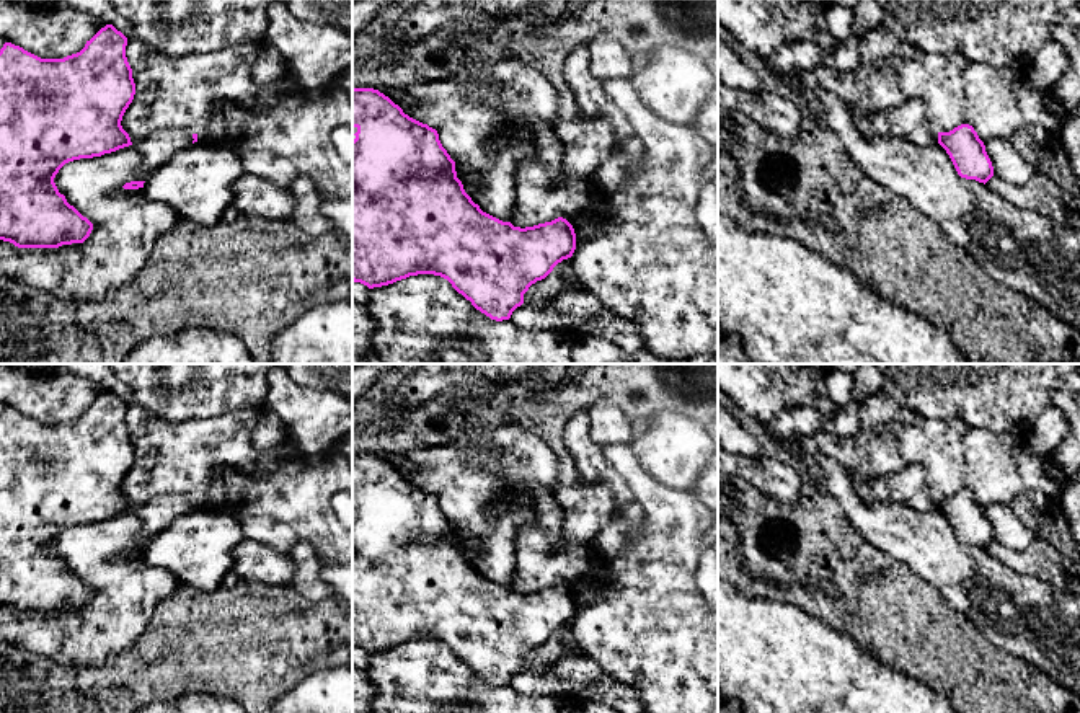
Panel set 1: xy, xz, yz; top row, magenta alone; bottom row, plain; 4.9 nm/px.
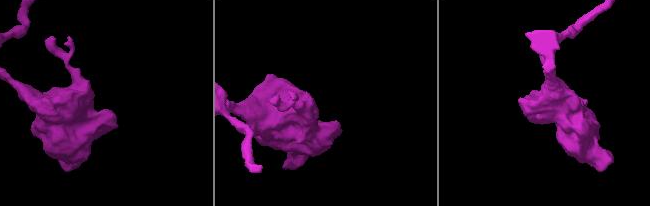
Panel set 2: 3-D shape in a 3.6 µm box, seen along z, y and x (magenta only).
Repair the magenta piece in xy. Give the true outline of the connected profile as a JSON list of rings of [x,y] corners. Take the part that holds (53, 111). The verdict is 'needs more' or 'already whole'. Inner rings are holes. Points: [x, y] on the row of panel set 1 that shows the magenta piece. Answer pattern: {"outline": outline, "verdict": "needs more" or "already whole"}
{"outline": [[[106,24],[80,52],[64,59],[41,59],[11,42],[0,49],[0,240],[18,248],[59,248],[83,243],[90,237],[93,224],[67,202],[54,178],[69,162],[132,145],[121,126],[135,95],[126,46],[127,38],[113,24]]], "verdict": "already whole"}

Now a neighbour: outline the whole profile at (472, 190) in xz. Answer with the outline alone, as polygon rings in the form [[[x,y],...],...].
[[[455,163],[457,178],[462,181],[465,193],[471,197],[471,201],[476,204],[481,186],[470,181],[470,175],[467,168],[462,163]]]

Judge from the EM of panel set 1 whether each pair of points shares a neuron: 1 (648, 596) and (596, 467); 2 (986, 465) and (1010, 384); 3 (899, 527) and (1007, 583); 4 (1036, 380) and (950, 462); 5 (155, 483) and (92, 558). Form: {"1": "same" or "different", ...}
{"1": "different", "2": "different", "3": "same", "4": "different", "5": "different"}

